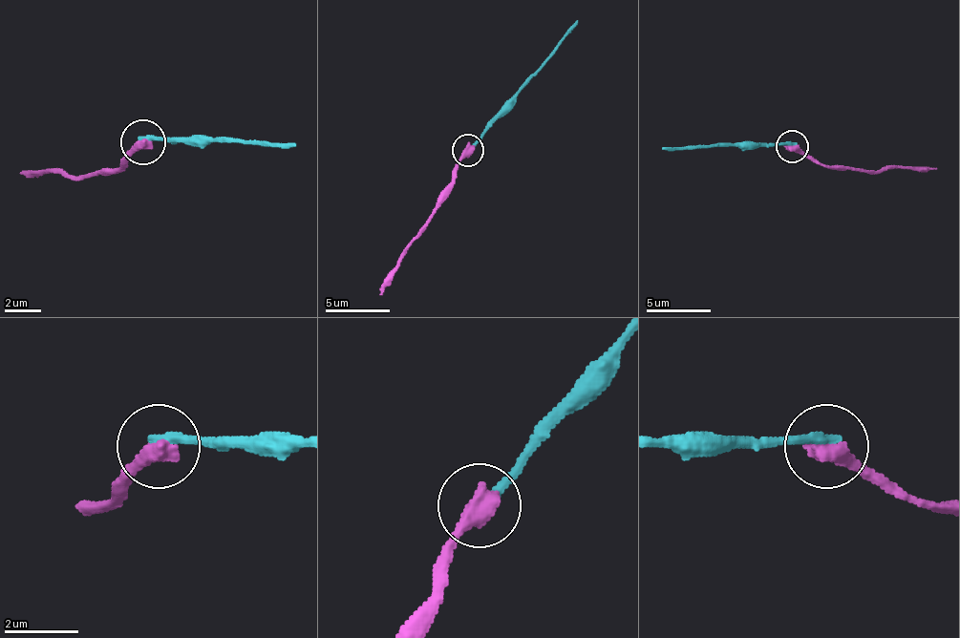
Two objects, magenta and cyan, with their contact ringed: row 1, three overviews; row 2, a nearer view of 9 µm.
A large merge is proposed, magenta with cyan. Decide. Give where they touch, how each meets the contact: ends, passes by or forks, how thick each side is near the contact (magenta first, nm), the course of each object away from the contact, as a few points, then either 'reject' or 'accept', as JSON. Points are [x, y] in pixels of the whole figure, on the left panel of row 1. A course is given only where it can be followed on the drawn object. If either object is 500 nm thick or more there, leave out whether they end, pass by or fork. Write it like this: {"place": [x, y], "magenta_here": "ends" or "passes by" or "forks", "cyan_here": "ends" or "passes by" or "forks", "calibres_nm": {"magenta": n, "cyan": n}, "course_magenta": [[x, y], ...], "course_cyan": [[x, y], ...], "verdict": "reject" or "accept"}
{"place": [142, 141], "calibres_nm": {"magenta": 600, "cyan": 300}, "course_magenta": [[141, 142], [115, 169], [106, 174], [21, 174]], "course_cyan": [[141, 138], [293, 147]], "verdict": "reject"}

